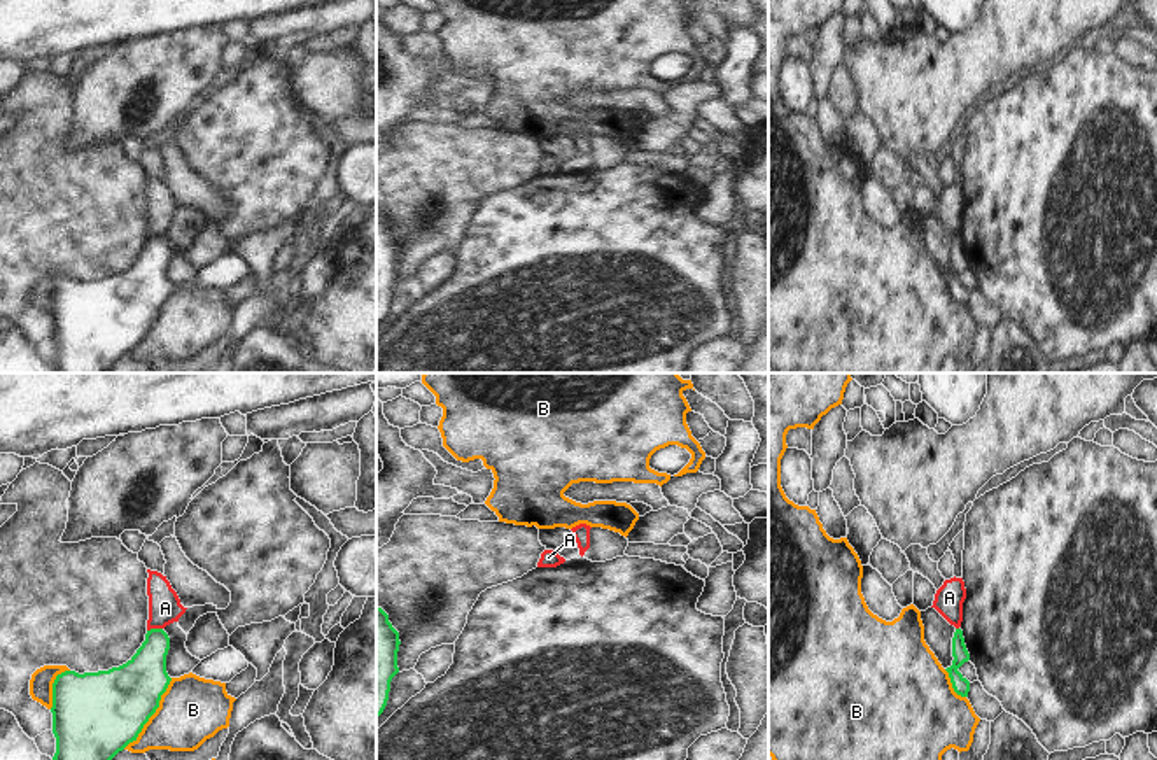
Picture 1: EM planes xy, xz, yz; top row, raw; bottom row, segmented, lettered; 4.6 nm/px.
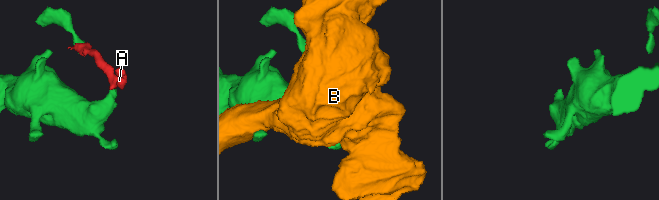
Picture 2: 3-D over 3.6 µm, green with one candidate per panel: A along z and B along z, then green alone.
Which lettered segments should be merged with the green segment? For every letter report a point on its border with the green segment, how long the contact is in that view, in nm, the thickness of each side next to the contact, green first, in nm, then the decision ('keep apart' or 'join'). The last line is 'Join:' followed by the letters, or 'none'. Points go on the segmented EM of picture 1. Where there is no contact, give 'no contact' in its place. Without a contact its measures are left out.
A: xy (154, 629) | 70 nm | 220/150 nm | keep apart
B: xy (153, 713) | 400 nm | 380/300 nm | keep apart
Join: none

